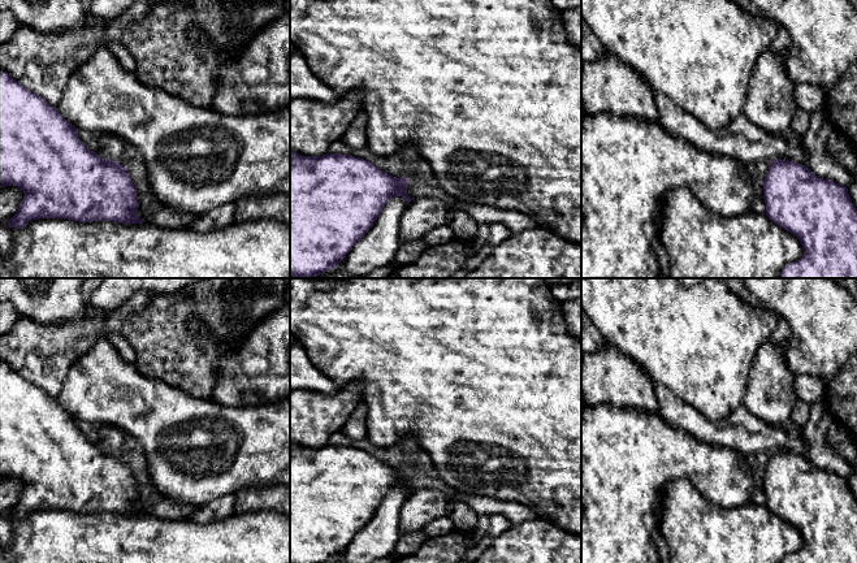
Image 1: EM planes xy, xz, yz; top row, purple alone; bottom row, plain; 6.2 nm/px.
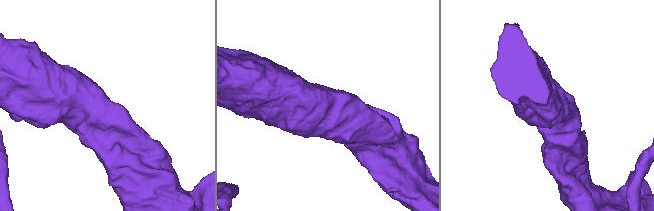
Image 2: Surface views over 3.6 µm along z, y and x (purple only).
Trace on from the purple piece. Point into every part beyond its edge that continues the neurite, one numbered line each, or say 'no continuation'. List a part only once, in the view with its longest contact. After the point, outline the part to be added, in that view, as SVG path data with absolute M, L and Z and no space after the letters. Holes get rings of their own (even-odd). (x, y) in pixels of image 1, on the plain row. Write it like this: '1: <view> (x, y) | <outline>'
no continuation

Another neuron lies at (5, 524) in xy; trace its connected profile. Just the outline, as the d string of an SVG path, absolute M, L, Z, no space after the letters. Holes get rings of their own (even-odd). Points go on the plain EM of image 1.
M8 515L0 516L0 545L8 546L13 540L12 521Z

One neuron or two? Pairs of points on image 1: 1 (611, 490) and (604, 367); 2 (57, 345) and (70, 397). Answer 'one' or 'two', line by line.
1: two
2: two

